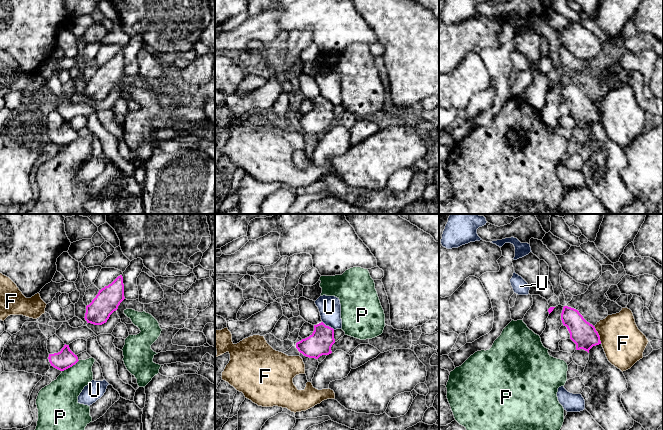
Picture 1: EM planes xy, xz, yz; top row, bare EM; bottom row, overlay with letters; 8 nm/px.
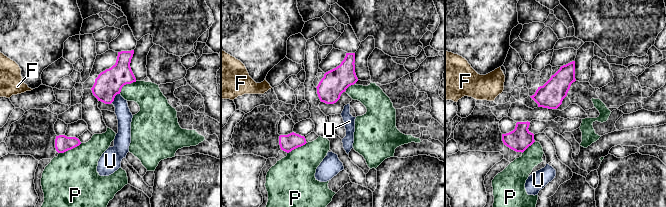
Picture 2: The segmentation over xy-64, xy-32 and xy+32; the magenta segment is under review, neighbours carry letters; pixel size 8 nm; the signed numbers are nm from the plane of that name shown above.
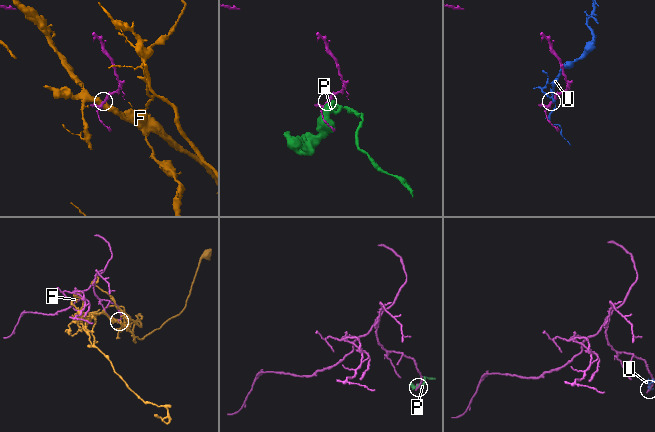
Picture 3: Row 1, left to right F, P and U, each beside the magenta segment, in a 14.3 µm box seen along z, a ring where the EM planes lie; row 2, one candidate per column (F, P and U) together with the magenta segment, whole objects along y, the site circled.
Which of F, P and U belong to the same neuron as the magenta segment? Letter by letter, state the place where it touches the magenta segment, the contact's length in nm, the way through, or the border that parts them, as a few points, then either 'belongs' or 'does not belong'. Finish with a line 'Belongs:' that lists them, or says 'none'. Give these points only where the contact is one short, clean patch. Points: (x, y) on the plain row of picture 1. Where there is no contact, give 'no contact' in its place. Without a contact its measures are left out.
F: meets magenta in yz at (598, 111); contact 150 nm long; does not belong
P: meets magenta in xy at (70, 142); contact 170 nm long; does not belong
U: meets magenta in xz at (328, 102); contact 120 nm long; does not belong
Belongs: none

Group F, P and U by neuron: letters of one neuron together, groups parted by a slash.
F / P / U

